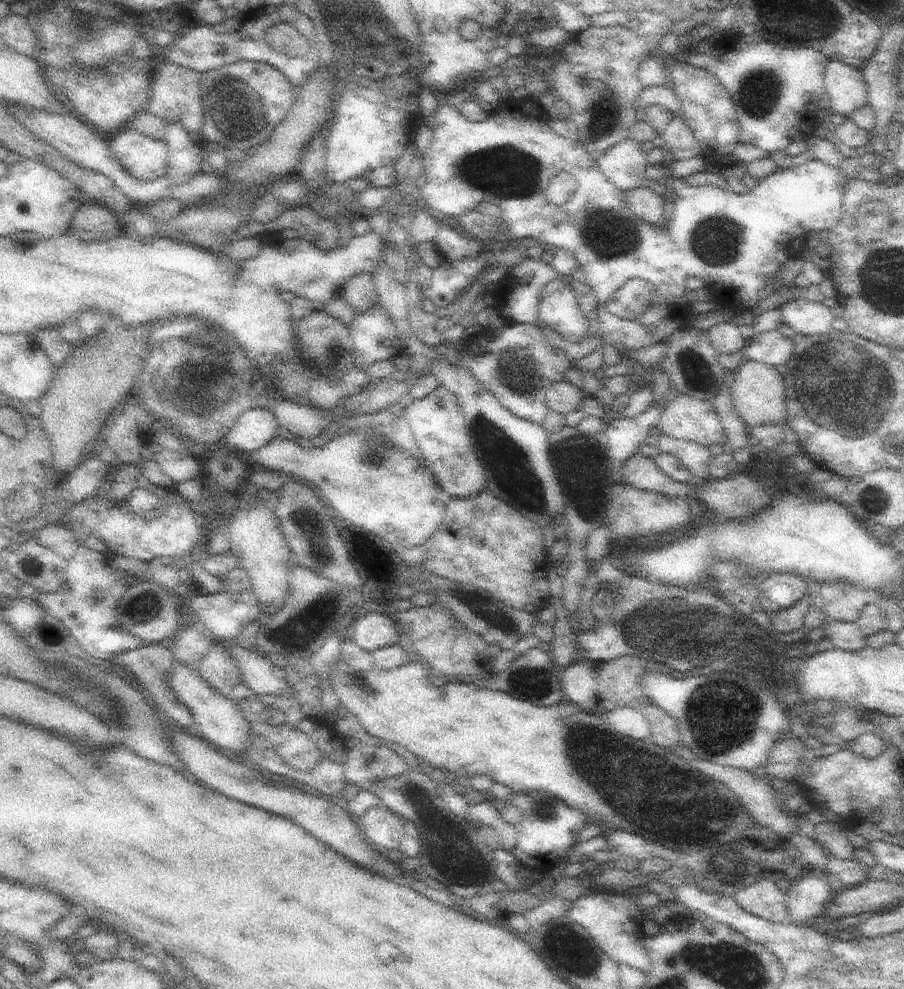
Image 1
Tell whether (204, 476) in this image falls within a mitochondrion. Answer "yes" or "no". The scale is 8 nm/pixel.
no

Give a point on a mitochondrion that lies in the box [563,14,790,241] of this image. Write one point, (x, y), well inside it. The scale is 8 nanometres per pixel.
(760, 91)

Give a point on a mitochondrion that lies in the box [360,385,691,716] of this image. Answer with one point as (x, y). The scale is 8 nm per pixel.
(512, 469)

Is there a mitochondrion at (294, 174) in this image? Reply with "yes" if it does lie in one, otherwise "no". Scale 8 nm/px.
no

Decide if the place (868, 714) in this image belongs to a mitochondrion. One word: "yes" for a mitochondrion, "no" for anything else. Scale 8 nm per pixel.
no

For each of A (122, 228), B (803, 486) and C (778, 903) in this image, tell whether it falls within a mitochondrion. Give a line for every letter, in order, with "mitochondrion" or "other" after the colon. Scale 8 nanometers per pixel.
A: other
B: other
C: other

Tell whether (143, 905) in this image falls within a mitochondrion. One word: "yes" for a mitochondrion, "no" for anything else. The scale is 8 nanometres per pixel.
no

